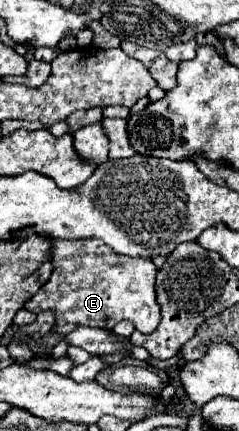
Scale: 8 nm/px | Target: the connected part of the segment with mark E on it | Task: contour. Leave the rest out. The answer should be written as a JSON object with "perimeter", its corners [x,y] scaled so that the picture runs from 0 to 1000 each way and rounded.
{"perimeter":[[[318,555],[318,559],[226,559],[218,573],[209,573],[209,587],[218,587],[218,638],[201,647],[201,657],[184,657],[167,666],[167,675],[109,703],[109,717],[134,722],[134,726],[167,726],[167,722],[226,722],[234,731],[234,754],[268,754],[268,749],[318,749],[318,754],[368,754],[368,759],[418,759],[418,763],[477,763],[485,749],[502,745],[544,745],[561,749],[561,759],[586,768],[586,773],[636,773],[661,749],[669,749],[669,712],[653,703],[653,675],[644,675],[644,647],[653,647],[653,619],[628,601],[611,596],[519,596],[519,592],[494,592],[477,582],[460,582],[460,573],[444,573],[444,564],[427,564],[418,555]]]}

